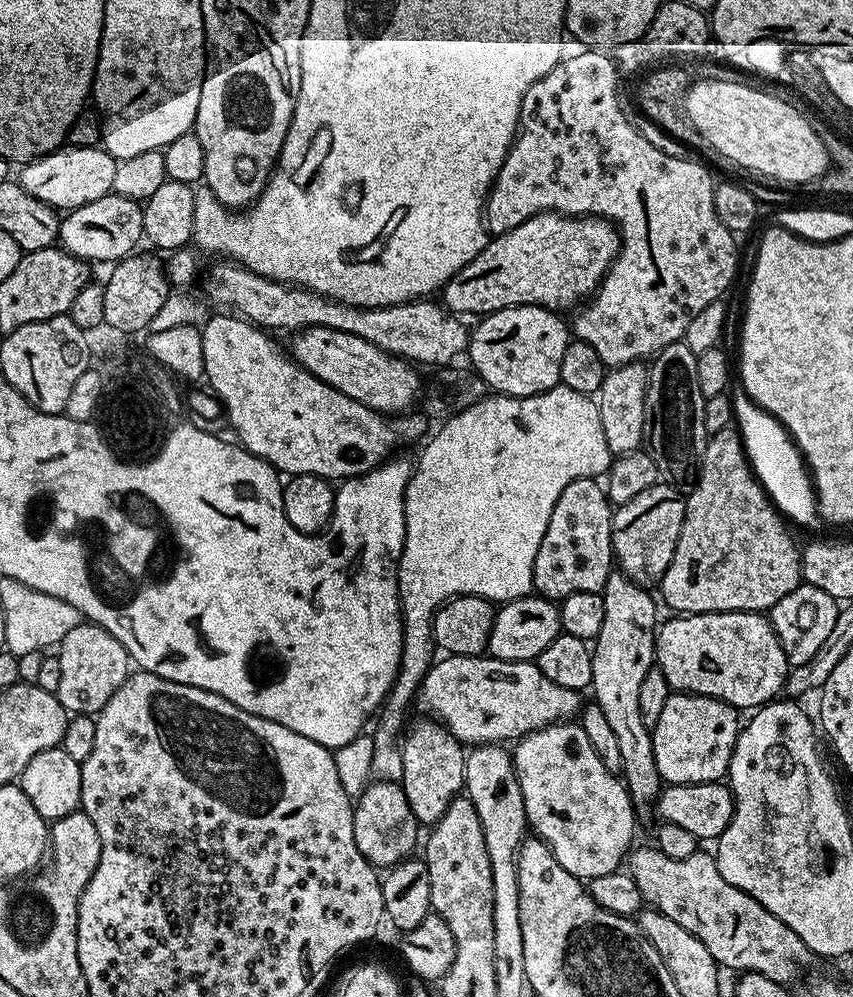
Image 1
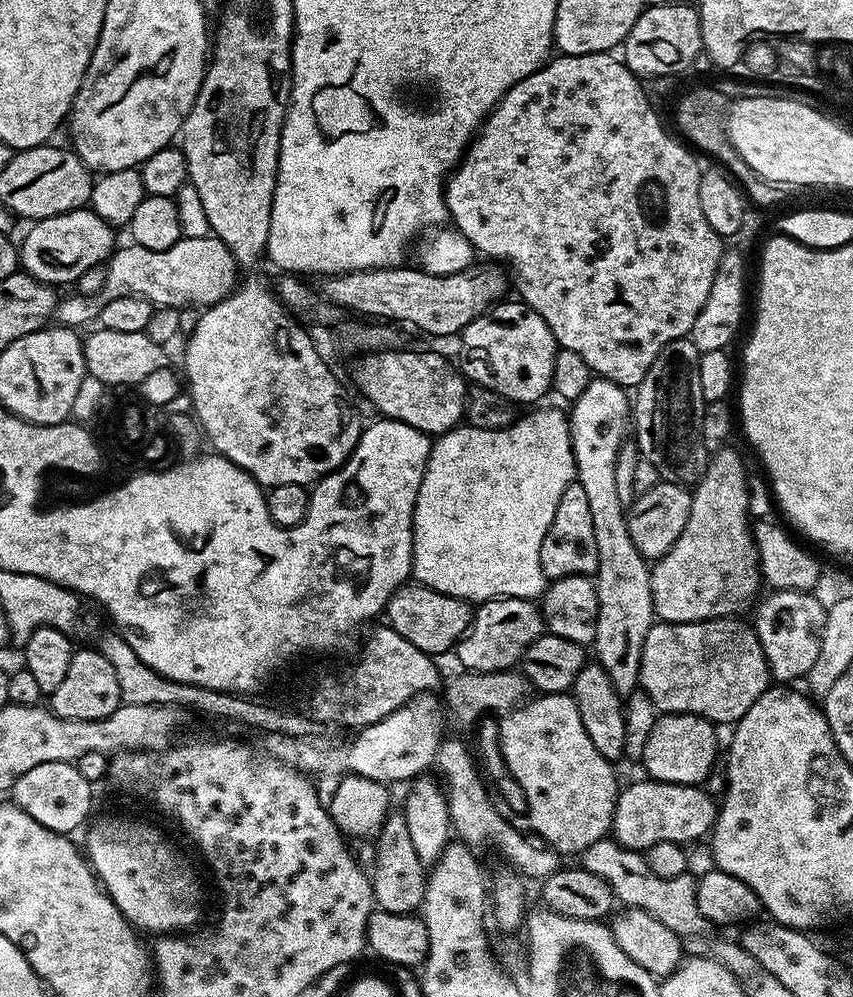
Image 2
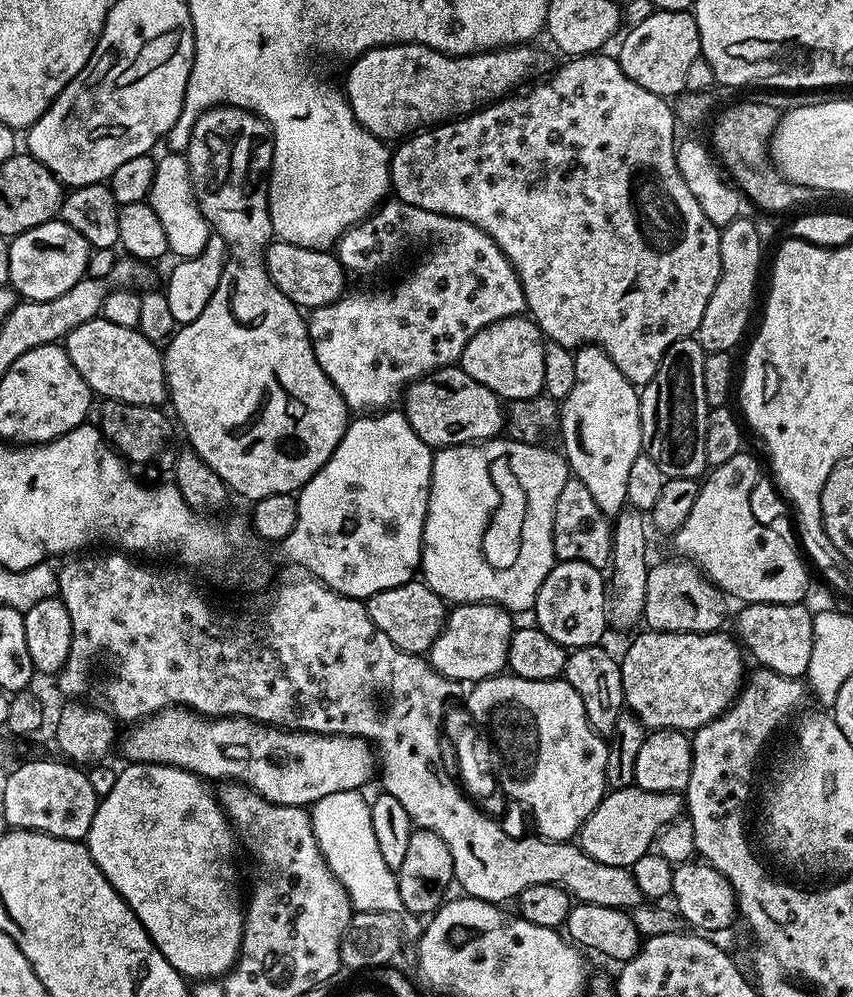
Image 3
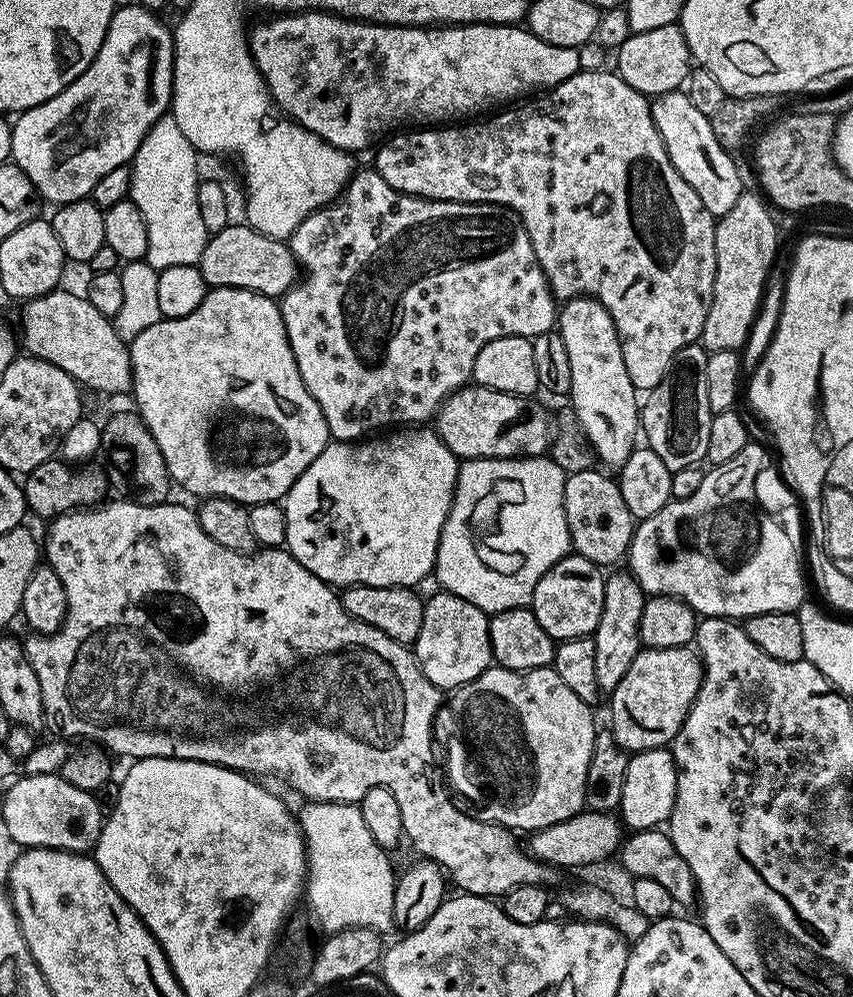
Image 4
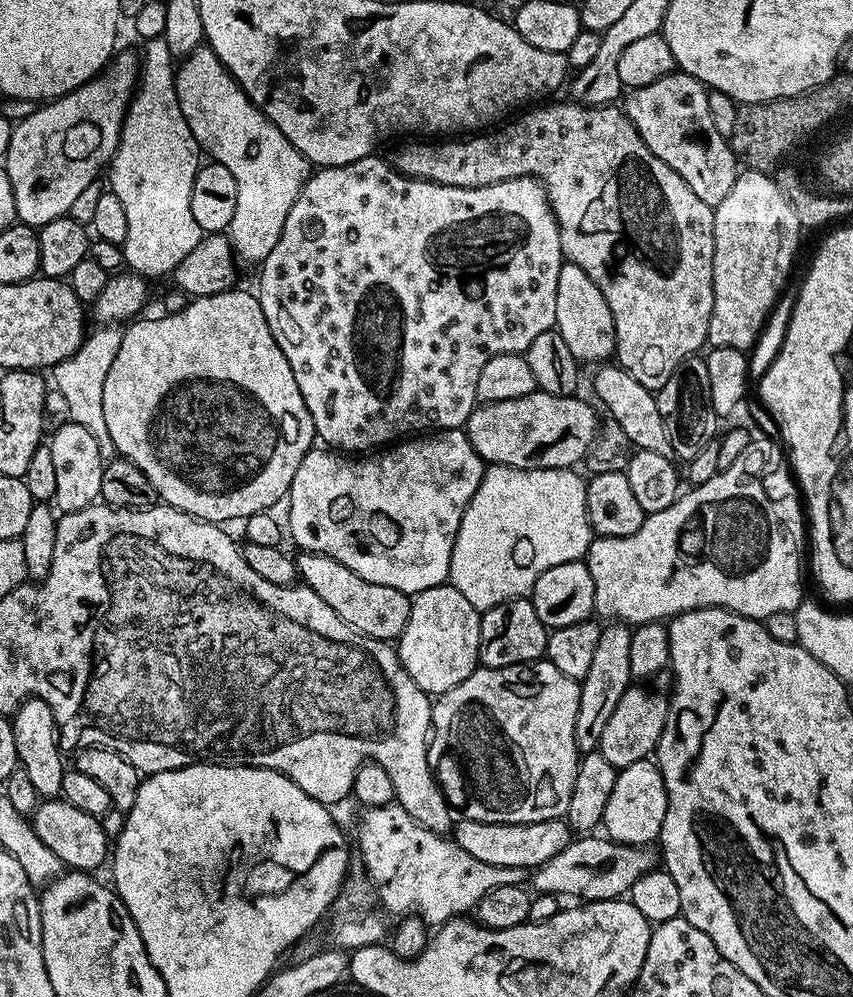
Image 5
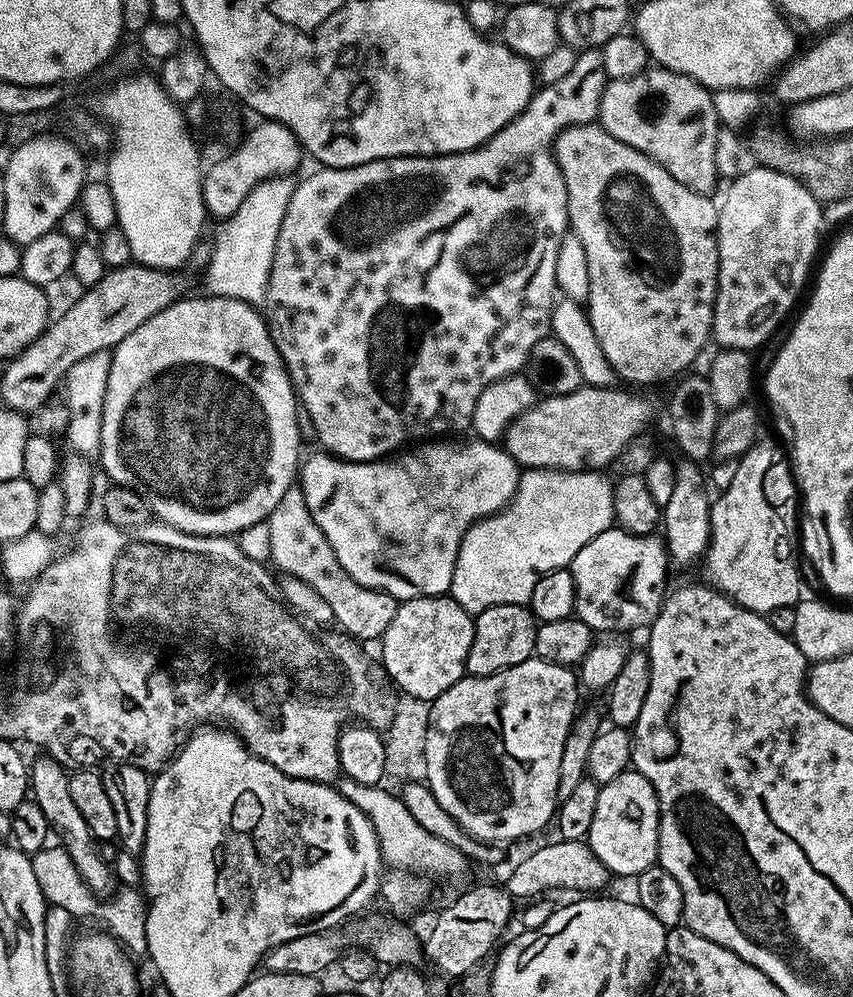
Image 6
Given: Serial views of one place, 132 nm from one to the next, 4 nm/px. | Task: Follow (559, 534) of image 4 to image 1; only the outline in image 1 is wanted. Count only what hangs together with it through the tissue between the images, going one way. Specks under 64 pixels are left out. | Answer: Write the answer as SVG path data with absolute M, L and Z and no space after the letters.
M559 383L556 387L539 392L537 396L505 396L488 394L474 406L462 410L454 418L450 418L436 432L436 437L424 448L420 461L415 461L412 477L408 480L404 495L404 552L400 555L400 566L396 570L396 587L400 593L400 610L404 630L404 655L402 670L405 675L412 674L422 678L433 663L434 641L432 639L432 618L441 604L454 596L483 596L493 602L520 600L533 591L532 567L538 554L538 546L542 546L542 534L546 534L546 526L550 522L550 514L566 486L570 482L585 478L600 478L607 473L614 459L606 446L606 434L602 434L602 418L597 401L592 396L578 394L578 390L570 390Z

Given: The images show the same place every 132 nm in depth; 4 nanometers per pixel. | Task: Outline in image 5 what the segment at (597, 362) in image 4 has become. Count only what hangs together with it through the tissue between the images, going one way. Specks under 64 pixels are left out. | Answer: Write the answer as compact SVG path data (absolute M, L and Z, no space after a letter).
M565 262L560 266L556 291L555 331L562 334L566 346L570 346L570 354L574 354L577 362L584 363L585 360L586 363L595 365L597 362L608 362L613 359L616 350L616 331L610 306L606 306L606 298L602 298L602 290L594 286L590 274L586 274L586 270L582 270L582 266L577 264Z

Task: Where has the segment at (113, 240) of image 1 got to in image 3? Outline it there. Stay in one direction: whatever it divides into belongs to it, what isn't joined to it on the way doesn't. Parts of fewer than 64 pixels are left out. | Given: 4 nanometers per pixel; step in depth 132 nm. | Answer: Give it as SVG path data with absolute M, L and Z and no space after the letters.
M53 218L11 237L8 246L10 270L8 284L24 300L49 300L70 290L85 279L90 249L86 238L74 230L63 218Z

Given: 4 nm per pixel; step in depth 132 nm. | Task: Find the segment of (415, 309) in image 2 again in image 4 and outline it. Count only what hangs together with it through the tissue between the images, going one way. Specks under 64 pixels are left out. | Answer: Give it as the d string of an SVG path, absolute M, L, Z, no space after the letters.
M229 222L224 229L211 233L198 267L209 289L241 288L273 298L285 296L298 279L298 265L291 247L254 230L247 222Z

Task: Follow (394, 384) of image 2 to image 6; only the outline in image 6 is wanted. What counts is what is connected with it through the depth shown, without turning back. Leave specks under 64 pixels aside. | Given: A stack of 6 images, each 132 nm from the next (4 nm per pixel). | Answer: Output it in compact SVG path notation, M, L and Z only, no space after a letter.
M581 386L575 388L570 394L562 394L561 396L546 396L537 399L536 404L530 410L526 410L526 414L522 414L515 420L513 424L509 424L506 431L504 431L504 438L502 441L502 447L504 451L510 453L514 457L517 464L521 469L527 470L529 468L559 468L562 472L583 472L585 470L604 470L607 469L618 457L622 450L629 442L635 437L641 435L645 431L644 428L652 420L652 404L644 396L639 396L639 391L629 390L624 386L613 386L611 388L589 388L587 386Z

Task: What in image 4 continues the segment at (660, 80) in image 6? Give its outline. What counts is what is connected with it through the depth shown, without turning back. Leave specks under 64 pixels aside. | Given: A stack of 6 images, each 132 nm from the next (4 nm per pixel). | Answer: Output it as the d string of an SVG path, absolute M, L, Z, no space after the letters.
M684 90L667 92L655 97L651 105L658 134L662 134L662 142L666 146L666 154L674 170L678 170L678 174L682 174L690 190L694 190L694 194L702 198L702 206L706 206L706 210L710 210L712 216L725 216L742 195L740 172L732 161L733 153L720 146L718 138L714 136L710 117L702 114L690 102L688 93Z

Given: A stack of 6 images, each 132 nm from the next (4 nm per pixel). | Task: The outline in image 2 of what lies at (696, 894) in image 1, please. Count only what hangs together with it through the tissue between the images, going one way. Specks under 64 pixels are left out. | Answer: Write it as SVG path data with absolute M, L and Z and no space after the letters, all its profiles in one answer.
M611 838L594 842L594 846L579 853L578 860L586 871L596 874L598 878L604 879L609 884L615 899L621 905L646 910L646 914L658 918L662 926L666 926L681 938L705 931L703 928L706 927L706 921L696 905L697 881L693 878L691 880L691 875L658 878L658 874L654 874L650 866L646 866L644 852L624 848L618 841Z

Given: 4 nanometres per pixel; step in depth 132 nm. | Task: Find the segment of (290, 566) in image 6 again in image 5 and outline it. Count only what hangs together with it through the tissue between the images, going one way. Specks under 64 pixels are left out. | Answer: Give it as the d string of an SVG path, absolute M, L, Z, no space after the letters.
M305 551L299 555L294 560L299 579L307 588L314 590L314 594L318 594L318 598L322 598L322 602L326 602L326 606L330 606L330 610L342 618L342 622L375 640L399 641L402 630L406 630L406 622L410 622L412 596L409 593L394 590L394 586L366 582L354 574L354 570L342 566L342 562L329 556Z

